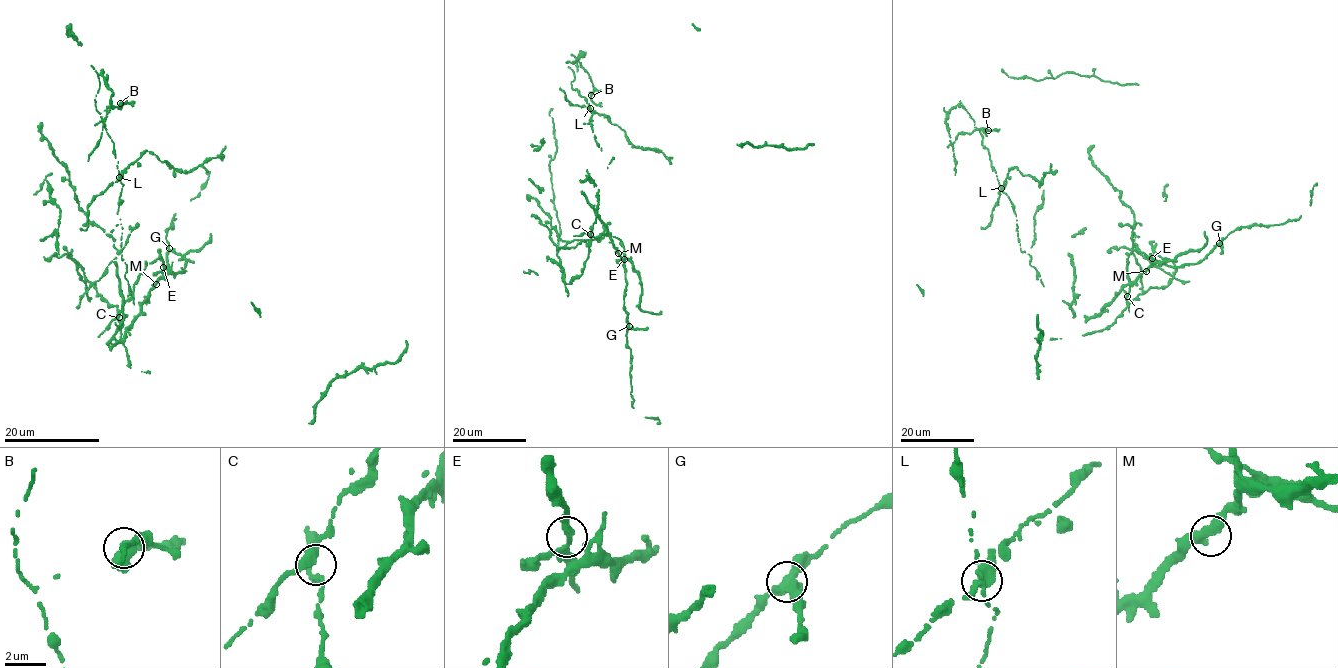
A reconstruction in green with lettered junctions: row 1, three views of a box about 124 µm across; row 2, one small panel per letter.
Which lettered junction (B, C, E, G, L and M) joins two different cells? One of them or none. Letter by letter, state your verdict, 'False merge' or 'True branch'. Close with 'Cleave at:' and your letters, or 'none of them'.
B: True branch
C: True branch
E: True branch
G: True branch
L: False merge
M: True branch
Cleave at: L

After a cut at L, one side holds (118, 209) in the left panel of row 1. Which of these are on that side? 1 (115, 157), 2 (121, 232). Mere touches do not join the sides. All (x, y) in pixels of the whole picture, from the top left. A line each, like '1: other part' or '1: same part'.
1: same part
2: same part

